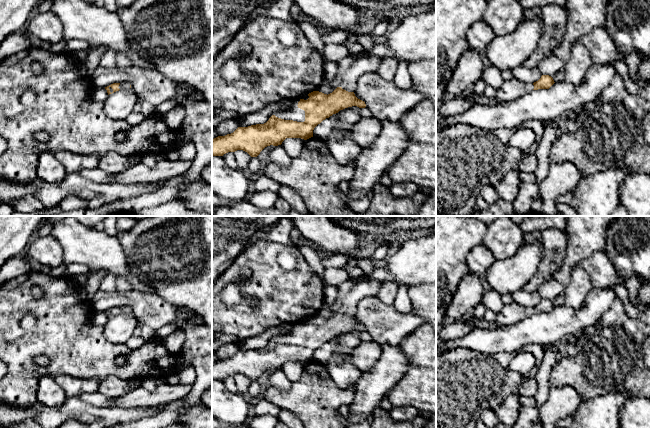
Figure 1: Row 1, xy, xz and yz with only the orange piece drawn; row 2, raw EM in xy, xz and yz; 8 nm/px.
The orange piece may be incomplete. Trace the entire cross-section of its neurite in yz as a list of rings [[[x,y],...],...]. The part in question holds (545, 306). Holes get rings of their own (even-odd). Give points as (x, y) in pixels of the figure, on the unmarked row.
[[[542,299],[534,307],[525,307],[513,302],[503,306],[502,310],[497,314],[497,322],[502,326],[513,325],[533,314],[549,313],[554,307],[553,302],[549,299]]]

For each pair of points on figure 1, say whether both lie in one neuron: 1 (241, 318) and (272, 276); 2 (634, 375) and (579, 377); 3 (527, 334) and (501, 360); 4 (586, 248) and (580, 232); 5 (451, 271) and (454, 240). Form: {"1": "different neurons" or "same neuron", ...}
{"1": "same neuron", "2": "same neuron", "3": "different neurons", "4": "same neuron", "5": "same neuron"}

